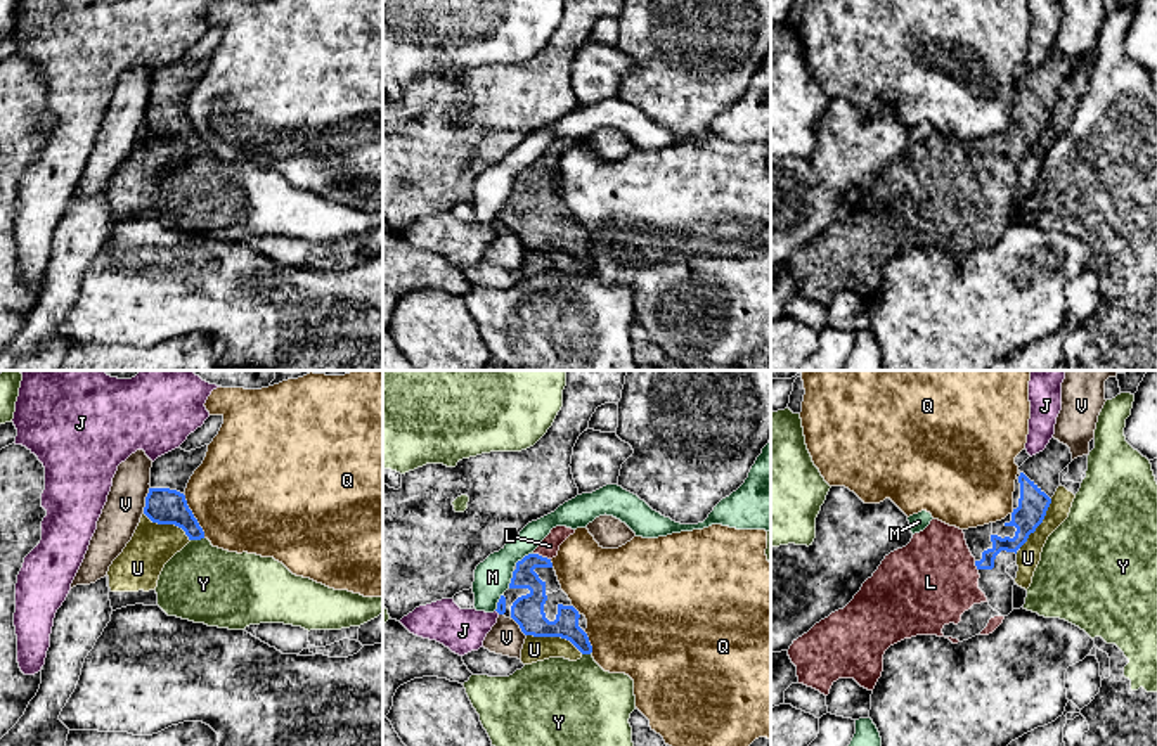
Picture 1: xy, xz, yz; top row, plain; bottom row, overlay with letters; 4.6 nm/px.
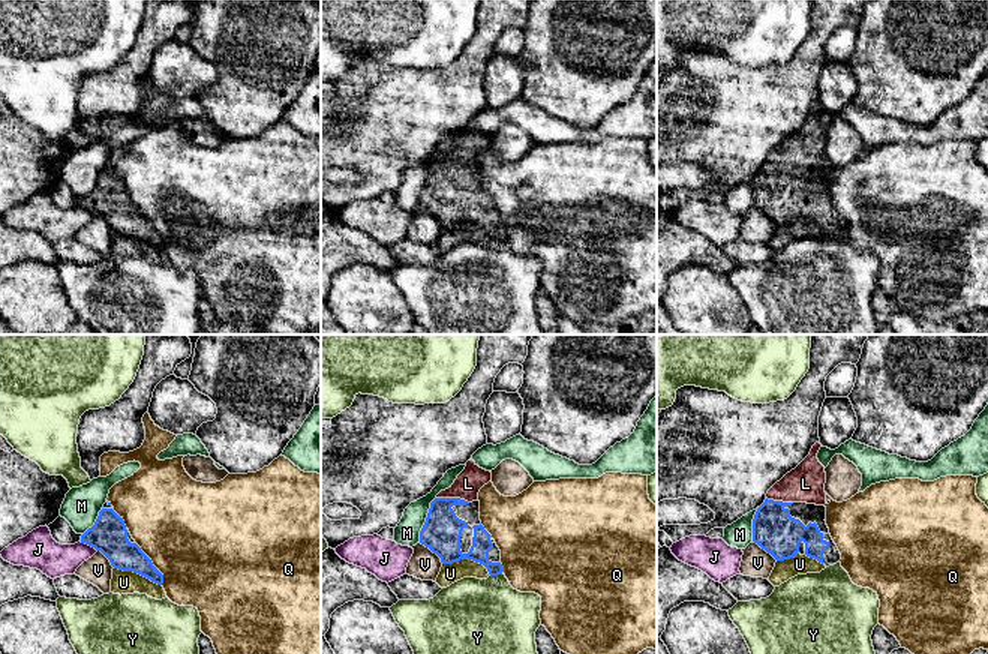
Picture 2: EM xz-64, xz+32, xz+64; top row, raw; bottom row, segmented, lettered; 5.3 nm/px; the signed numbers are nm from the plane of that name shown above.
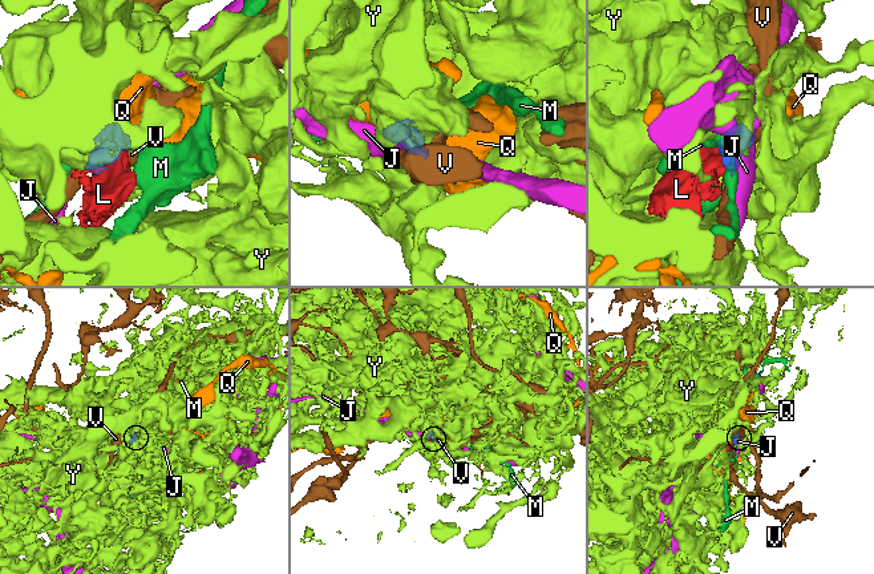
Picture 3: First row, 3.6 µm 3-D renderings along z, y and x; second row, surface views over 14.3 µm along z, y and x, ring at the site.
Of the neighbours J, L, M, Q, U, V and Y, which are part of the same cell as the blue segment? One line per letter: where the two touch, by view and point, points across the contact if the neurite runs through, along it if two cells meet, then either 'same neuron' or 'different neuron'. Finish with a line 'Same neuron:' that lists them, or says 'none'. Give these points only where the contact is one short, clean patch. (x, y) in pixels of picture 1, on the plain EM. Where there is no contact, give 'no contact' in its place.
J: contact xz (497, 224); border xz (496, 222), (499, 225); different neuron
L: contact xz (541, 168); same neuron
M: contact xz (525, 168); border xz (532, 165), (515, 177); different neuron
Q: contact xy (193, 128); different neuron
U: contact xz (555, 248); different neuron
V: contact xy (146, 113); different neuron
Y: contact xy (196, 151); border xy (203, 149), (191, 153); different neuron
Same neuron: L

